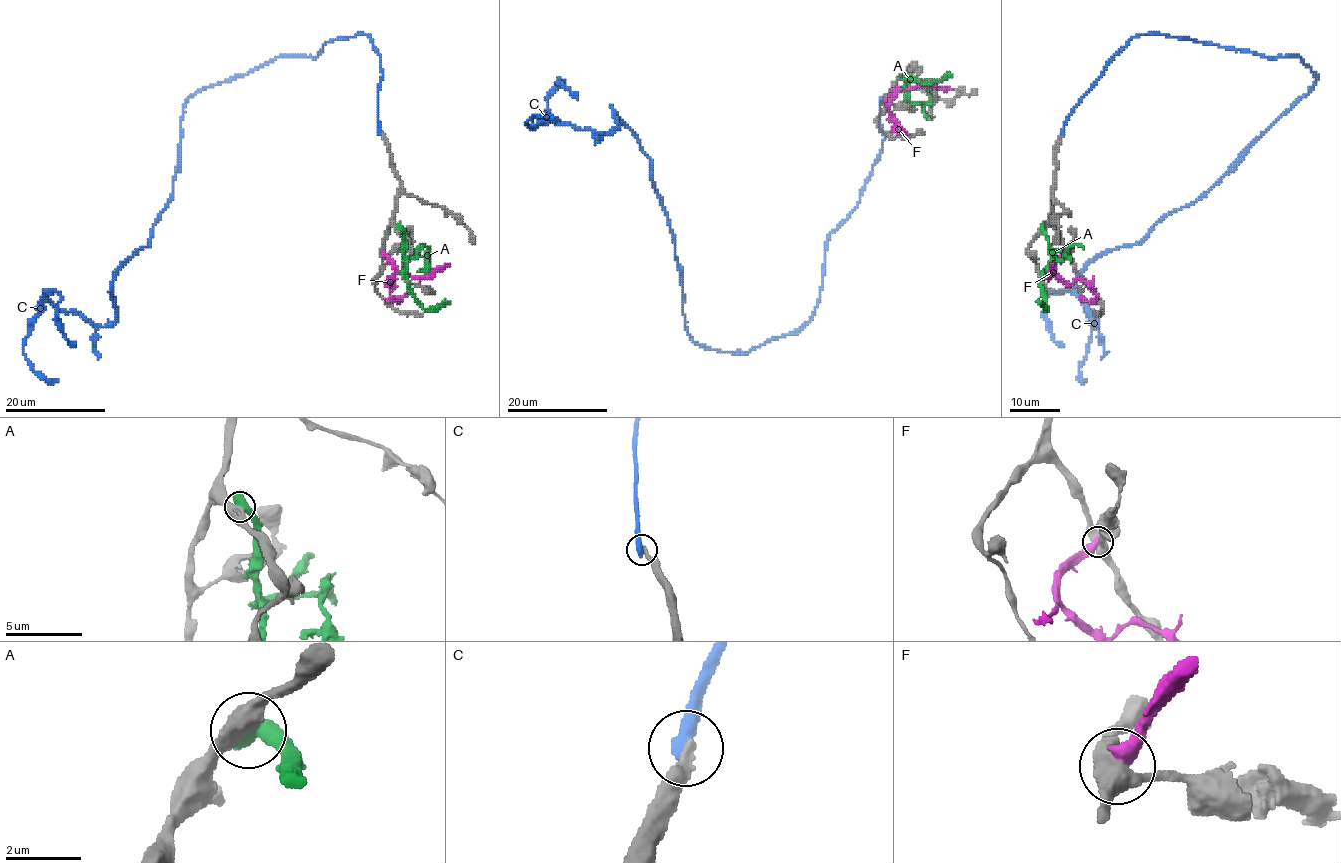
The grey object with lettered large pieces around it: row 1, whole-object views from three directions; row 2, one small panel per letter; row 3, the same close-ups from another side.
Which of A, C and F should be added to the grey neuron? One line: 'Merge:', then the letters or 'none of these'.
Merge: none of these

